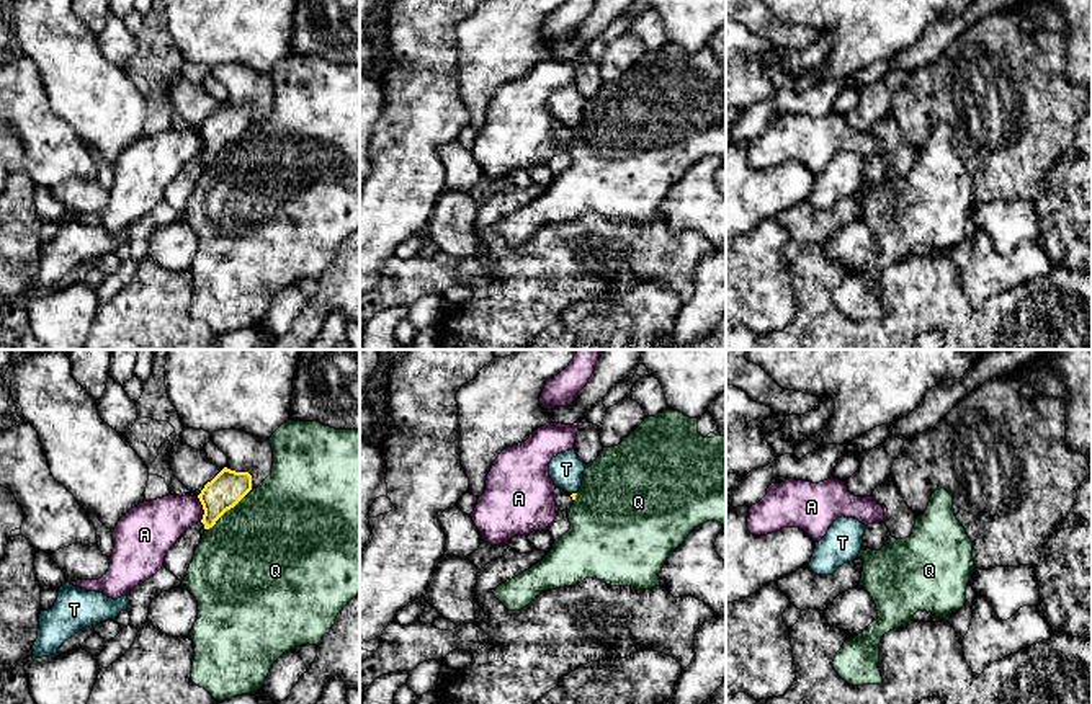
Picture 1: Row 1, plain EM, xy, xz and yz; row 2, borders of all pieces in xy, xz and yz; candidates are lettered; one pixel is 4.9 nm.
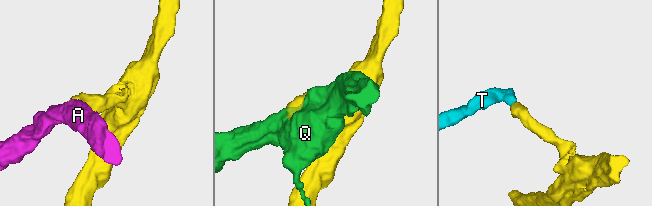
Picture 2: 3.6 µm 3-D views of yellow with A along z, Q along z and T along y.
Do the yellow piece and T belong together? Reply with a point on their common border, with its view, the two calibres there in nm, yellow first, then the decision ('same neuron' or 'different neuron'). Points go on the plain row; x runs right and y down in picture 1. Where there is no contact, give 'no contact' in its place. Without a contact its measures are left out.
contact xz (572, 128); calibres 20 and 170 nm; same neuron

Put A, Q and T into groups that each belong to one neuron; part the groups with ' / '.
A / Q / T

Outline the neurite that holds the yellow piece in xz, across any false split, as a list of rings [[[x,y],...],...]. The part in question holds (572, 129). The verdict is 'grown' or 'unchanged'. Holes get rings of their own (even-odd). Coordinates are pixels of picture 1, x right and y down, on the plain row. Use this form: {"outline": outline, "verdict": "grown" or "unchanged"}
{"outline": [[[574,83],[557,88],[549,96],[549,111],[556,123],[567,126],[575,134],[584,114],[585,98]]], "verdict": "grown"}

